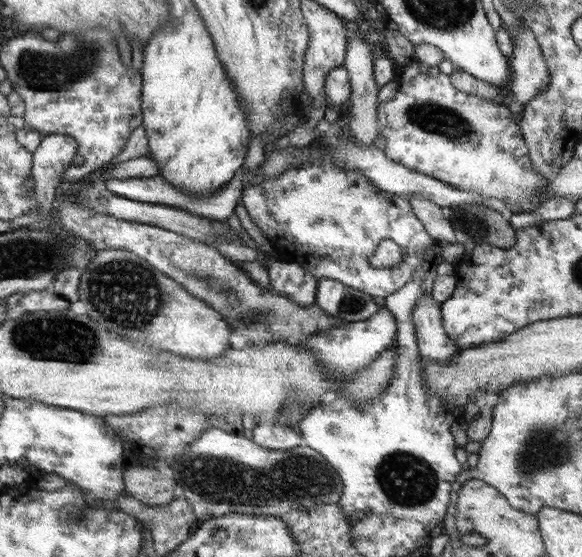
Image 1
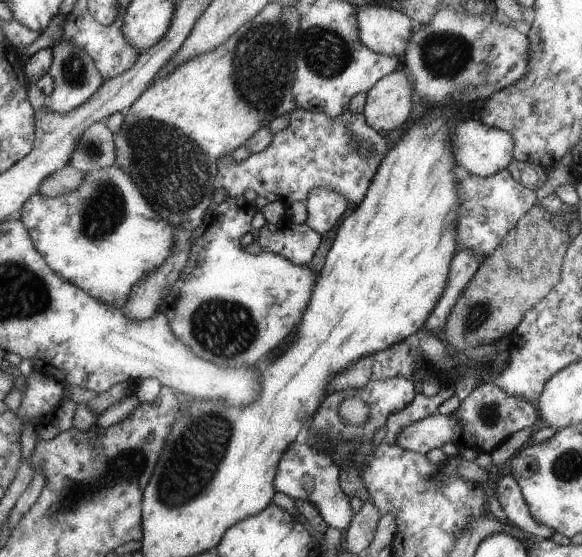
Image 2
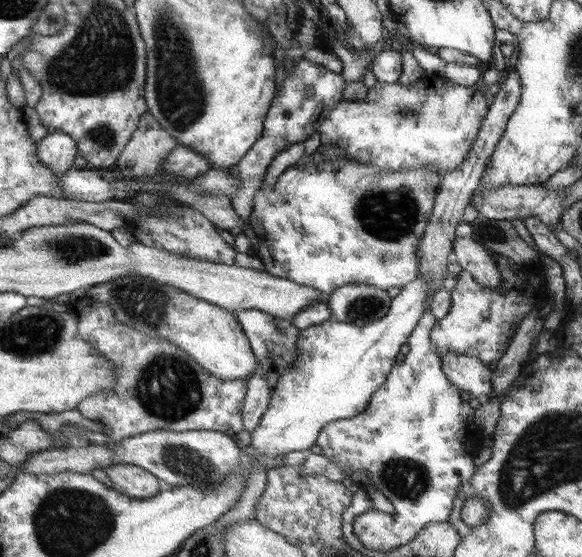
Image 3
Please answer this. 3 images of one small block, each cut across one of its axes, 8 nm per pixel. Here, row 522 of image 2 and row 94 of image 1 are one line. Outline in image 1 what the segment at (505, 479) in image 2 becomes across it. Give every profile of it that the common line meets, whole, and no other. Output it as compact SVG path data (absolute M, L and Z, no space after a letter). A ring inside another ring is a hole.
M524 25L512 40L511 80L505 91L525 105L547 91L551 86L551 75L535 32Z

